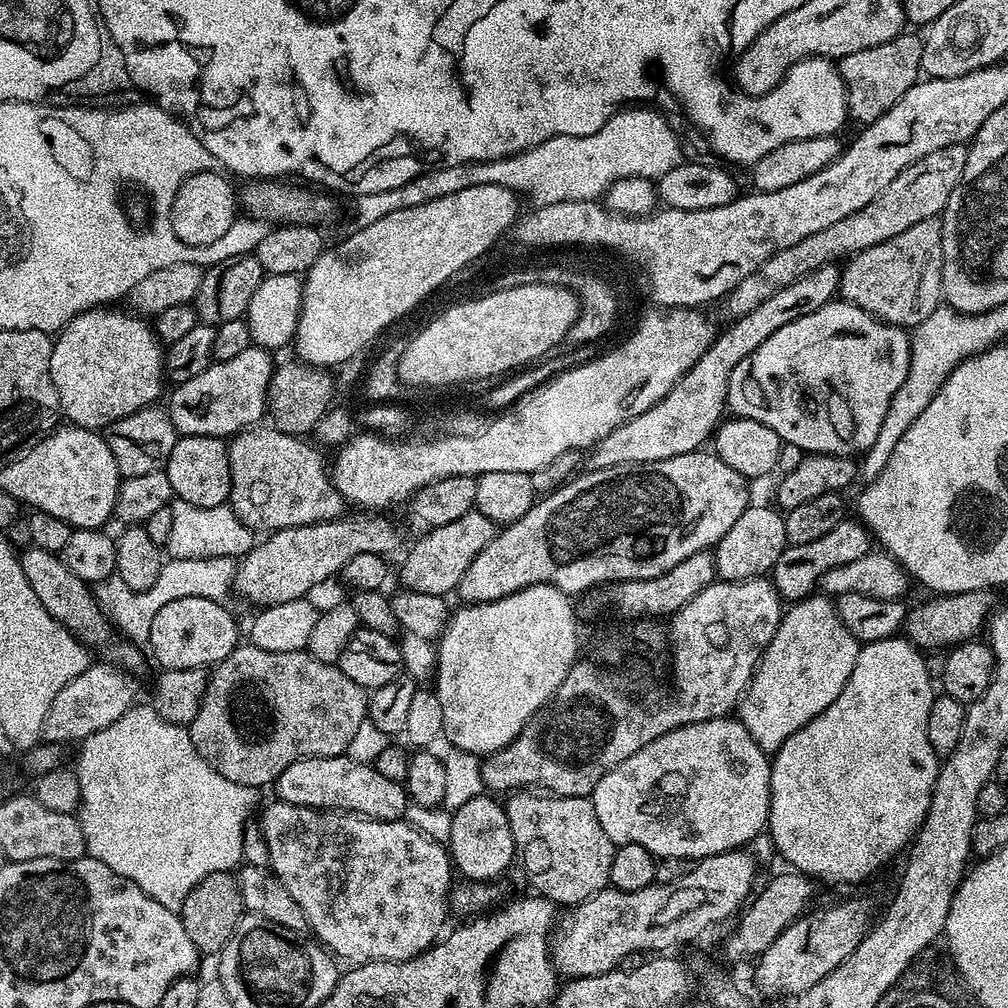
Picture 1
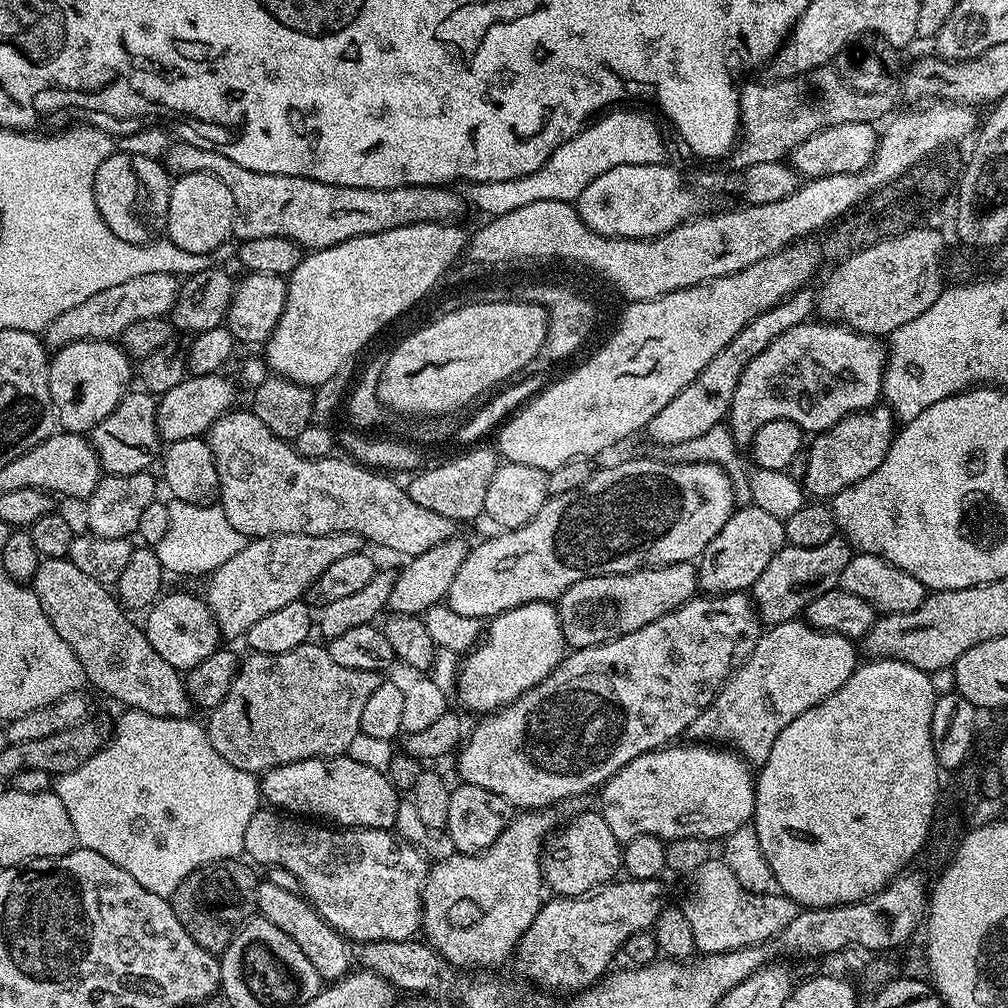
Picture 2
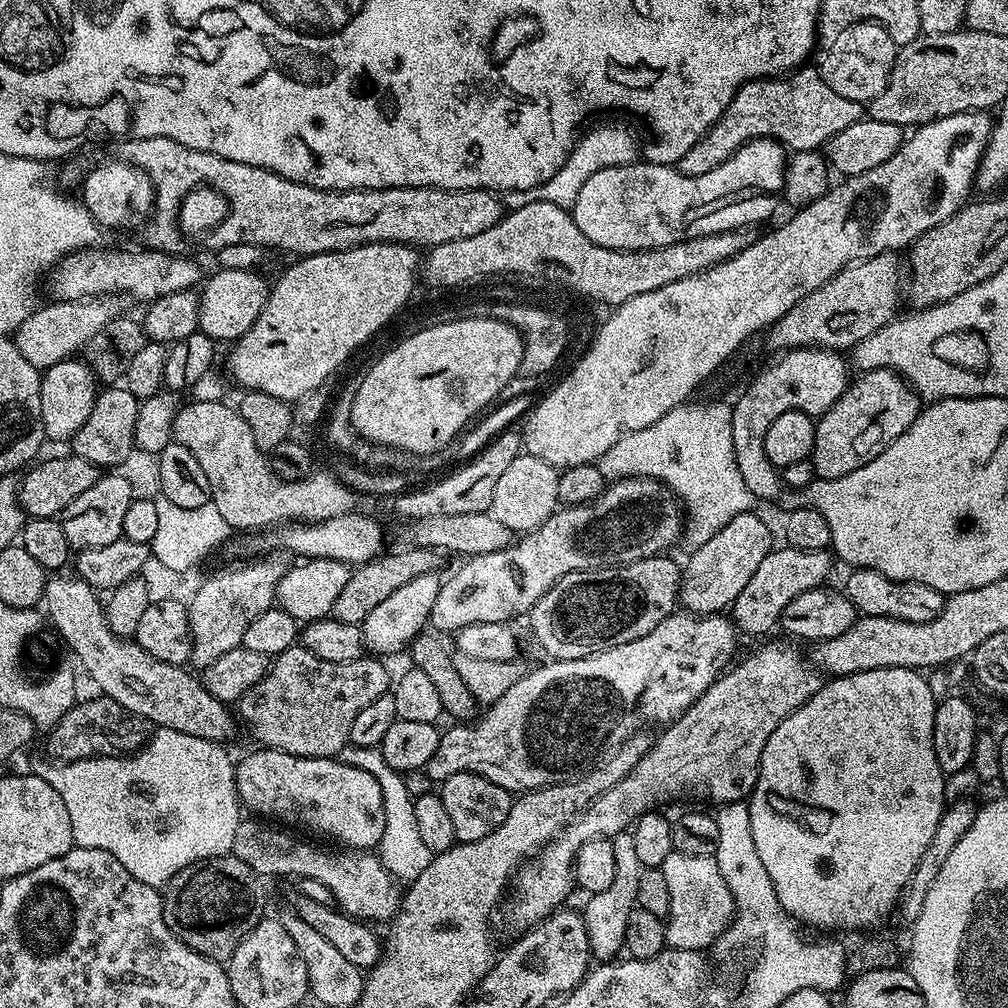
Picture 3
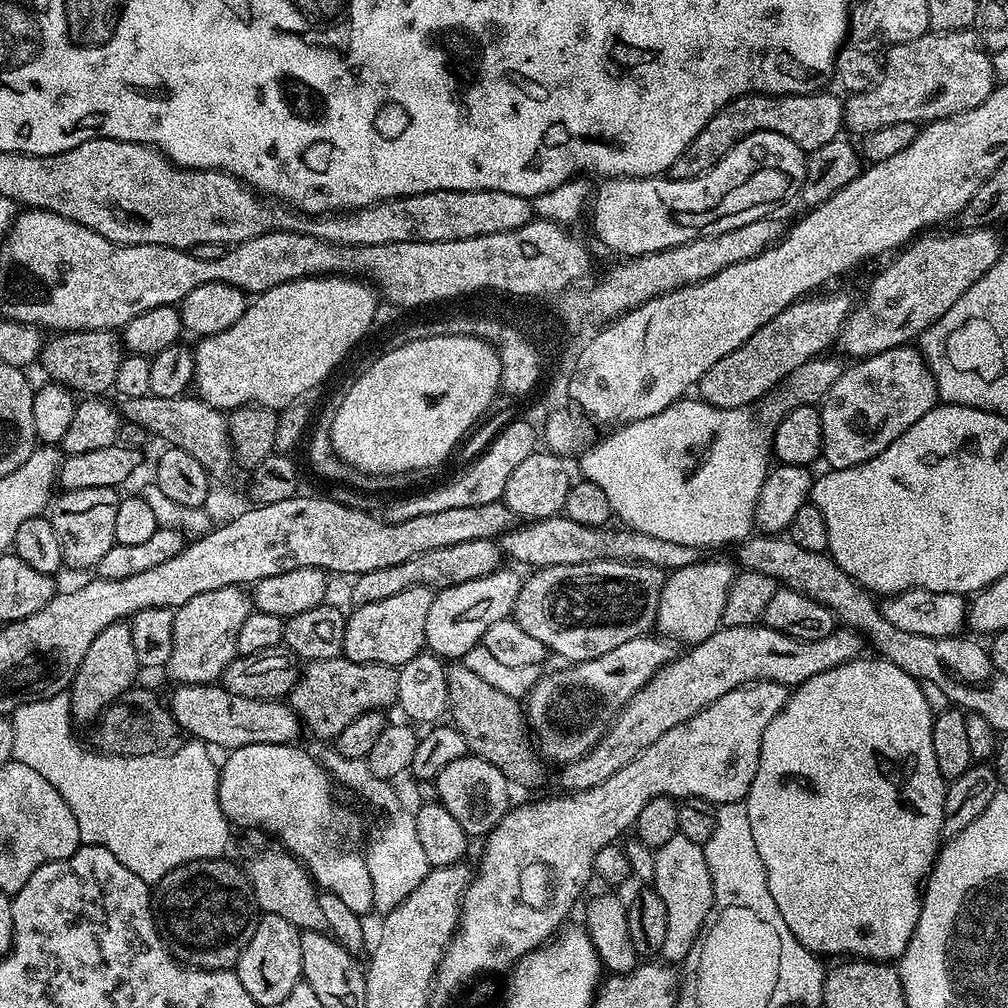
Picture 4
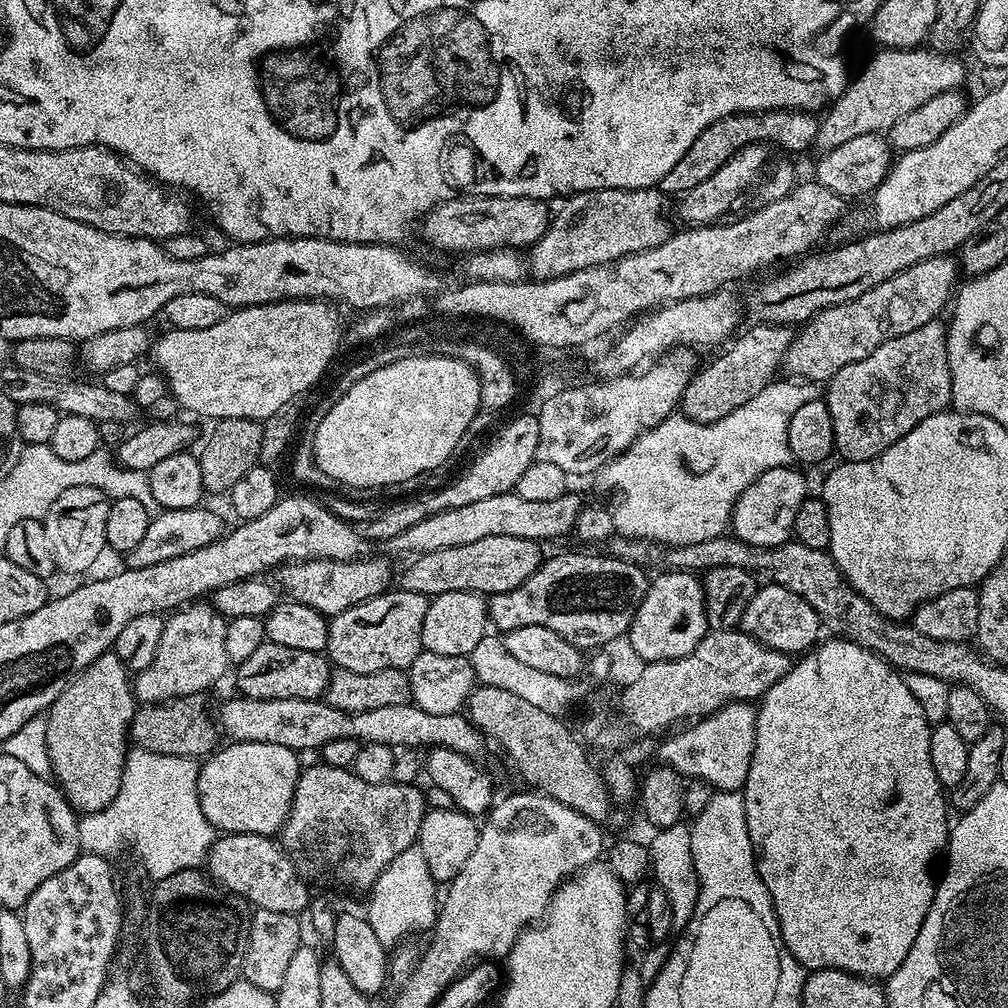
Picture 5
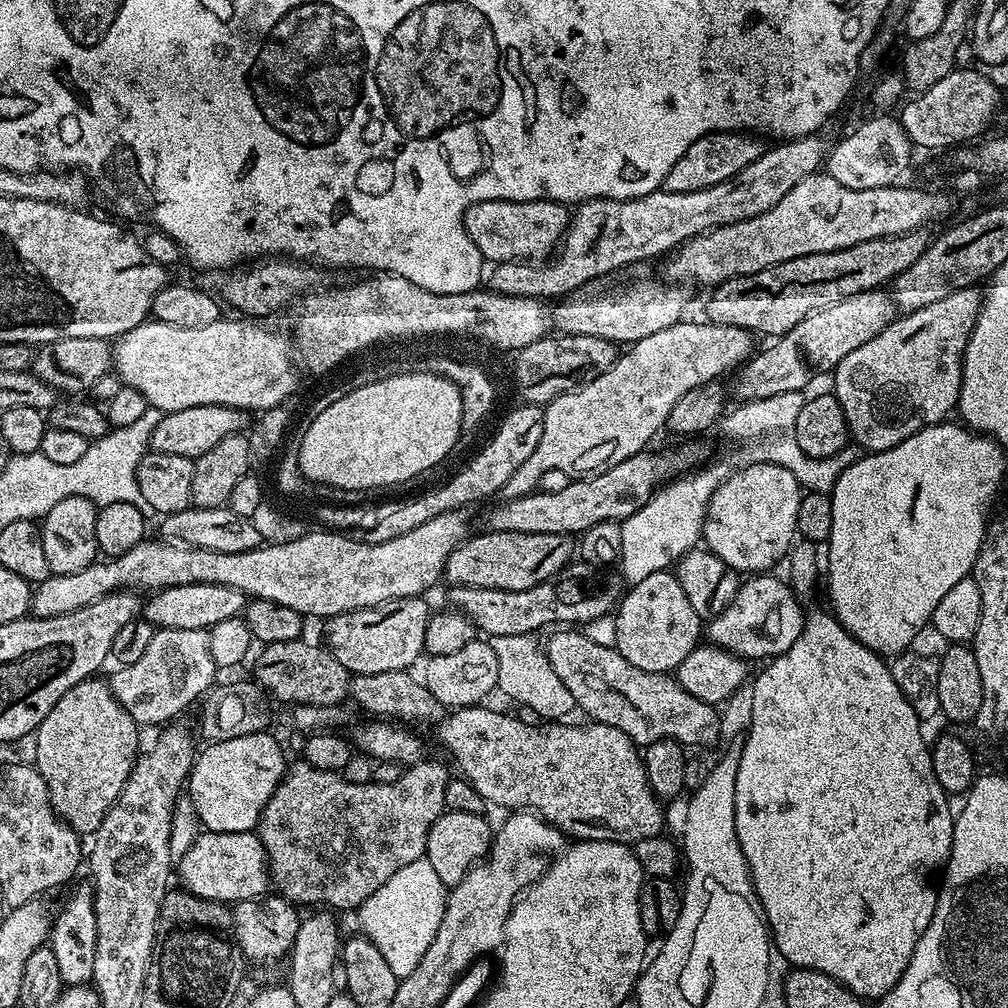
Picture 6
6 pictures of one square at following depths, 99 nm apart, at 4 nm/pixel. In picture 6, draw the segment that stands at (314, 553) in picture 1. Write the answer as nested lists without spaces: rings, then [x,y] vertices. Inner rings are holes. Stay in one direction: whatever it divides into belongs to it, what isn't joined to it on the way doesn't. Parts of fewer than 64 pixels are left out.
[[[169,628],[156,629],[146,654],[142,654],[138,662],[130,662],[115,670],[117,672],[110,679],[114,698],[140,726],[164,726],[175,721],[179,712],[186,711],[192,703],[195,705],[213,687],[212,679],[218,675],[216,663],[210,654],[207,631]]]

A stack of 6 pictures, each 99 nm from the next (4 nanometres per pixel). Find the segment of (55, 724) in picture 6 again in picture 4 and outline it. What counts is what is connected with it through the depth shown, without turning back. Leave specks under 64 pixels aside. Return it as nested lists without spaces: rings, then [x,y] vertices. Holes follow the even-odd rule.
[[[124,622],[106,626],[106,630],[102,630],[102,634],[94,638],[94,642],[90,642],[90,650],[86,650],[80,668],[71,682],[73,721],[92,719],[95,721],[108,705],[120,699],[135,685],[132,683],[136,680],[136,672],[140,671],[140,664],[134,654],[131,627]]]

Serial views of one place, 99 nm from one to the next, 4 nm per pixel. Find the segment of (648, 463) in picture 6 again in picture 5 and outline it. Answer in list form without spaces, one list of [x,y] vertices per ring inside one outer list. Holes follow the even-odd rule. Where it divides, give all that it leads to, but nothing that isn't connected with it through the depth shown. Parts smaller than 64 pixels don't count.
[[[516,491],[494,494],[494,498],[481,498],[478,502],[470,502],[467,506],[454,506],[450,510],[442,510],[430,518],[424,518],[422,522],[414,522],[410,530],[402,530],[394,538],[386,541],[386,548],[392,552],[412,552],[411,554],[423,554],[434,550],[446,550],[450,546],[467,546],[470,542],[479,542],[481,538],[494,538],[494,534],[506,534],[510,538],[530,538],[537,542],[544,540],[556,540],[573,531],[576,527],[576,519],[582,511],[582,503],[575,496],[575,491],[562,494],[562,498],[546,498],[545,500],[527,500]]]

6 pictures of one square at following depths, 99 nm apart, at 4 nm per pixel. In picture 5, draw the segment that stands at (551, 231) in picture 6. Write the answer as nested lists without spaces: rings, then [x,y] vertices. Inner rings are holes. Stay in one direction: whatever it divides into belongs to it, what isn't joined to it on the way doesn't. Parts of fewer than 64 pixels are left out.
[[[457,194],[422,217],[424,236],[444,252],[489,252],[495,248],[527,250],[542,238],[550,219],[549,205],[529,196],[465,196]]]

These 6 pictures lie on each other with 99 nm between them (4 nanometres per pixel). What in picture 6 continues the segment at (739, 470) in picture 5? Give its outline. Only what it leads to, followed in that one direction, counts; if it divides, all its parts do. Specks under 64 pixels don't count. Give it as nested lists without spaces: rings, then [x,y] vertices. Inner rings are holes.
[[[799,392],[790,394],[774,394],[774,398],[749,400],[741,403],[727,413],[722,420],[722,429],[740,447],[744,464],[777,464],[794,474],[804,492],[831,493],[832,487],[838,482],[845,465],[840,462],[812,460],[798,446],[792,436],[796,425],[796,415],[802,403]],[[712,464],[709,468],[703,468],[692,470],[657,488],[646,502],[646,506],[642,506],[642,510],[630,514],[630,518],[626,518],[620,524],[622,550],[618,564],[619,567],[624,567],[624,572],[621,571],[620,574],[621,579],[629,585],[642,582],[642,578],[650,578],[650,574],[658,574],[671,569],[676,561],[681,560],[688,551],[701,543],[704,535],[704,515],[708,509],[710,498],[714,494],[714,490],[718,490],[718,486],[730,474],[730,468],[724,464]]]

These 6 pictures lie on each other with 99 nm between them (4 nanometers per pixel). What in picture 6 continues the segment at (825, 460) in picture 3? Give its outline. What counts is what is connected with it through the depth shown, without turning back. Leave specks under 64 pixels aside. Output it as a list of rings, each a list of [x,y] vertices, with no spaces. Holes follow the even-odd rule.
[[[976,286],[946,294],[946,298],[939,302],[930,302],[930,306],[922,306],[922,310],[914,310],[893,320],[882,334],[870,338],[870,342],[862,342],[858,350],[850,350],[850,354],[838,362],[834,370],[834,395],[842,406],[842,414],[846,414],[849,437],[855,443],[857,440],[865,453],[898,446],[898,442],[910,438],[918,428],[939,424],[947,421],[951,412],[953,415],[960,402],[964,351],[976,325],[981,303],[982,292]]]

